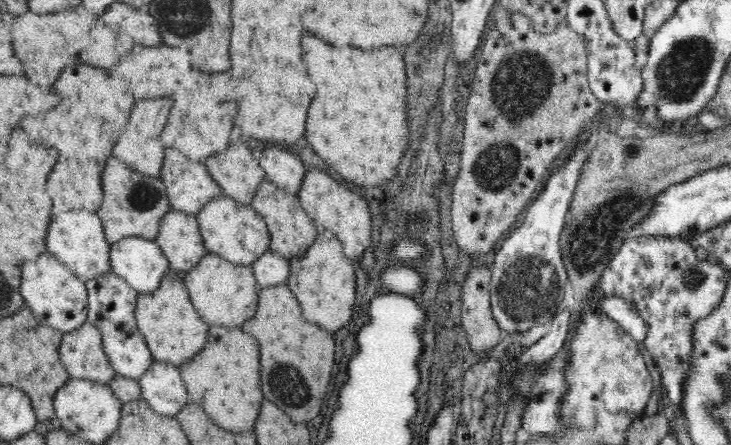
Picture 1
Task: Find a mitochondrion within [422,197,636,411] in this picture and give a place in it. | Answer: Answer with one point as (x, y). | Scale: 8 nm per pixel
(529, 287)

